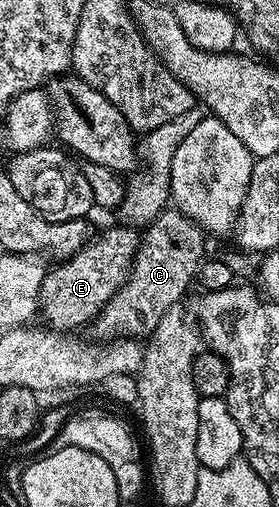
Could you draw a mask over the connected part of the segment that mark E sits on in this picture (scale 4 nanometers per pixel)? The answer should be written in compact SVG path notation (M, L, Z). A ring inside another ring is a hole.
M121 227L123 229L109 229L106 231L102 237L94 236L92 240L90 240L85 246L80 249L78 253L74 253L72 257L62 260L60 263L54 264L57 265L48 270L45 275L45 279L41 284L41 300L39 302L39 313L40 316L43 318L45 316L44 324L46 326L52 327L54 330L57 331L77 331L73 329L77 329L80 325L88 326L94 318L101 313L101 308L104 307L106 303L111 300L111 298L115 295L115 291L119 291L119 287L125 280L129 277L129 271L133 267L133 260L135 259L135 255L137 254L137 249L139 246L139 233L136 228L133 227Z

